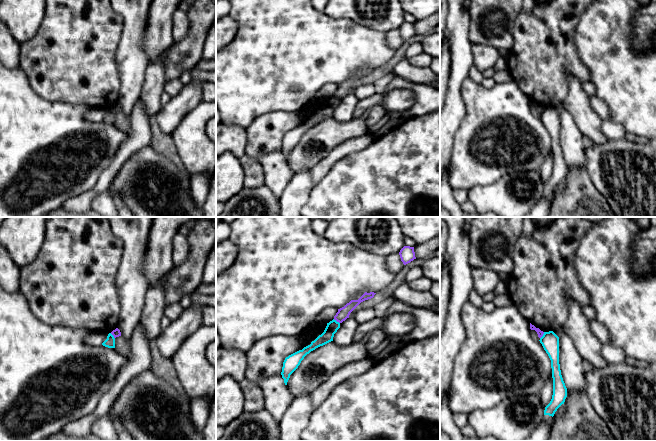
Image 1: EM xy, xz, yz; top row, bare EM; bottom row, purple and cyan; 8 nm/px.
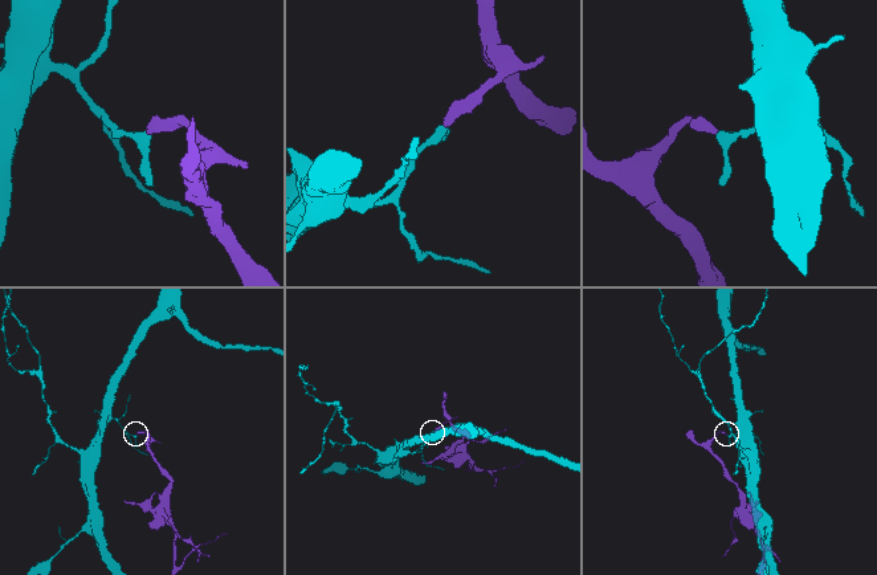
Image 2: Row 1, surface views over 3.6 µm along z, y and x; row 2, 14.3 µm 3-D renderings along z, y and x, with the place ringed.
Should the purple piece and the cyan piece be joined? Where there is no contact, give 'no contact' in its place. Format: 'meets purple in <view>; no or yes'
meets purple in xz; no

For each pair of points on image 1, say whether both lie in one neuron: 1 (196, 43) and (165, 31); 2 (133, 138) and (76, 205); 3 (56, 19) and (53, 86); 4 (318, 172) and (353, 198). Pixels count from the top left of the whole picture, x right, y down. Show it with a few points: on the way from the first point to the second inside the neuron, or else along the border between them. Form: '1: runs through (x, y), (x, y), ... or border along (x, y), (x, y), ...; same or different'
1: border along (174, 42), (167, 50); different
2: runs through (121, 156), (104, 181), (94, 191); same
3: runs through (56, 36), (56, 69); same
4: border along (340, 158), (315, 185); different

